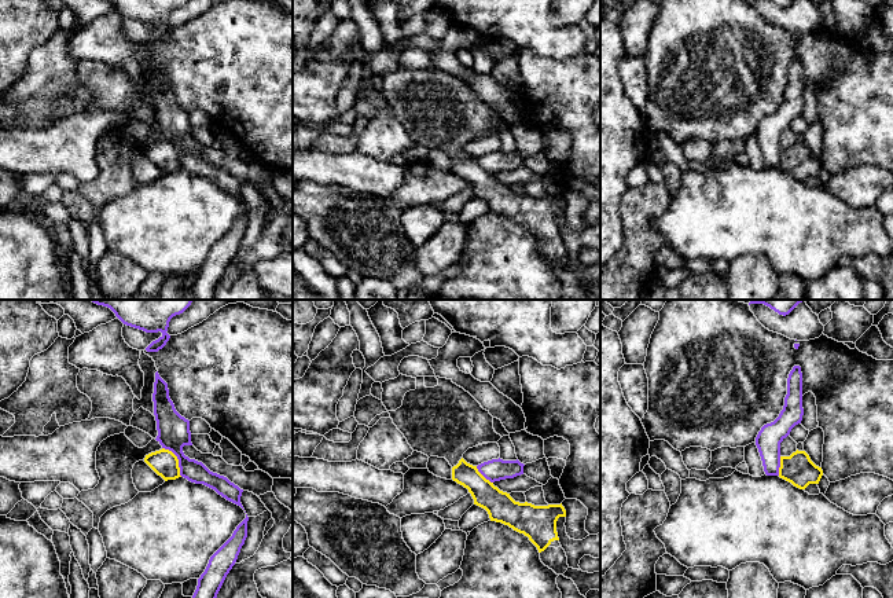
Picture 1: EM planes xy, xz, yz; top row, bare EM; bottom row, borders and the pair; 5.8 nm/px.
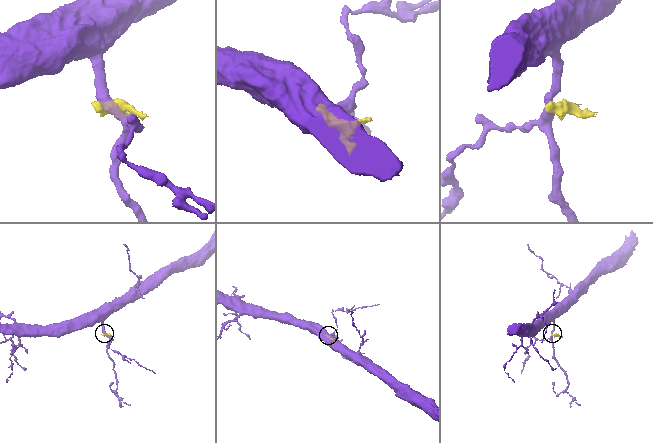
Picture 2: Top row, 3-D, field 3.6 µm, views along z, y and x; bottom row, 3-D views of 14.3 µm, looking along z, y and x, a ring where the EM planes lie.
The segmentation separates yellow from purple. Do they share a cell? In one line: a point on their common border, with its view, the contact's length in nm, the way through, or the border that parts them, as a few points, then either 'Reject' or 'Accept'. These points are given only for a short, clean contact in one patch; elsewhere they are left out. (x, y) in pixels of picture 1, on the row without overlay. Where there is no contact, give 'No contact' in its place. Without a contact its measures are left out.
Touches yellow at xy (177, 151). Shared border 200 nm. Boundary: xy (162, 139), (176, 149), (182, 168). Reject

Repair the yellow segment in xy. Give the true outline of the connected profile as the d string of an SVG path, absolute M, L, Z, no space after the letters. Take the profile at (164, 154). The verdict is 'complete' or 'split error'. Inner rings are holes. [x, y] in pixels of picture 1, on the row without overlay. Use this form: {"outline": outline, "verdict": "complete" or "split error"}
{"outline": "M159 142L146 147L144 154L165 173L176 172L180 168L179 151L169 142Z", "verdict": "complete"}

